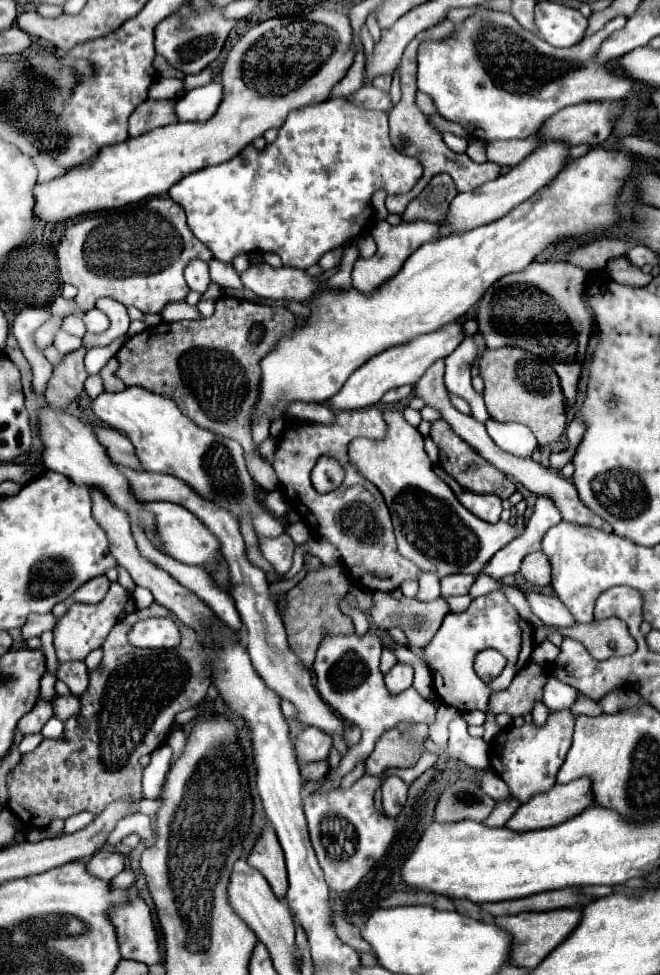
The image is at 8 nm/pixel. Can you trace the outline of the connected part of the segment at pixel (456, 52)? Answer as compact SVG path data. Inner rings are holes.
M476 10L478 14L468 16L454 34L444 40L426 40L418 48L418 90L434 100L436 112L446 120L458 122L468 130L470 136L482 140L510 140L528 138L536 134L544 120L558 110L580 104L580 102L614 102L624 100L632 92L632 80L608 72L602 64L594 62L602 40L614 30L624 28L626 18L616 16L602 30L584 38L580 44L570 48L554 48L542 42L534 32L522 28L518 20L508 12Z

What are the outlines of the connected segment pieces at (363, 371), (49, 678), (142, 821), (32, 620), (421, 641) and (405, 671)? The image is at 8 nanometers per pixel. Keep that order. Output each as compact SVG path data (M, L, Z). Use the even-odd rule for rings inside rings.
M464 318L444 326L444 330L436 330L436 334L422 334L420 338L414 338L414 342L410 342L408 346L394 346L392 350L384 350L384 354L376 354L376 358L372 358L372 362L366 362L364 366L360 366L360 370L356 370L356 374L352 374L352 378L348 378L348 382L344 382L342 390L336 392L328 400L330 408L332 410L368 408L368 406L378 404L390 388L396 388L396 386L402 386L402 384L412 386L414 382L420 380L420 376L436 360L452 354L456 350L456 346L464 340L462 322L464 322Z
M46 672L44 676L42 676L42 680L40 680L40 694L50 702L52 700L52 696L54 696L54 682L56 682L56 678L50 674L50 672Z
M132 814L132 816L128 816L128 818L122 818L116 826L114 826L114 830L112 830L112 834L108 834L108 838L106 838L106 846L116 846L116 844L120 844L122 842L122 838L126 838L128 834L138 834L140 838L152 838L152 820L150 820L150 816L146 816L146 814Z
M30 614L26 624L22 626L22 640L30 640L34 636L40 636L46 630L52 630L56 624L56 618L52 614Z
M374 592L372 596L372 608L370 608L370 618L376 624L376 628L380 630L388 630L392 626L398 626L406 632L406 638L410 638L412 642L412 650L414 654L420 656L420 648L428 644L428 640L432 640L432 636L436 634L436 630L442 624L442 618L448 614L448 606L442 598L432 600L432 602L420 602L420 600L410 600L410 598L402 598L402 600L394 600L390 594L386 592Z
M396 664L386 676L384 676L384 682L386 682L386 688L392 696L408 690L412 686L412 668L408 664Z

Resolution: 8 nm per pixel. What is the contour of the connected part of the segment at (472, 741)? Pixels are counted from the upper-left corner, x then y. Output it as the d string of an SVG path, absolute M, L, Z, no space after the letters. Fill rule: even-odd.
M456 716L449 724L450 736L444 754L476 770L488 768L488 744L482 738L472 738L466 730L466 720Z

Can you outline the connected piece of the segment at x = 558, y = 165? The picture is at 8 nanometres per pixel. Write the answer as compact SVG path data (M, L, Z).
M562 142L542 144L530 156L526 156L518 166L514 166L508 174L504 174L492 182L484 182L484 186L478 186L472 192L458 194L452 200L452 206L448 208L444 222L440 222L440 236L472 230L476 226L482 226L482 224L488 224L492 220L502 218L504 214L514 210L520 202L532 198L540 188L544 188L562 170L566 154L568 154L568 146L564 146Z

